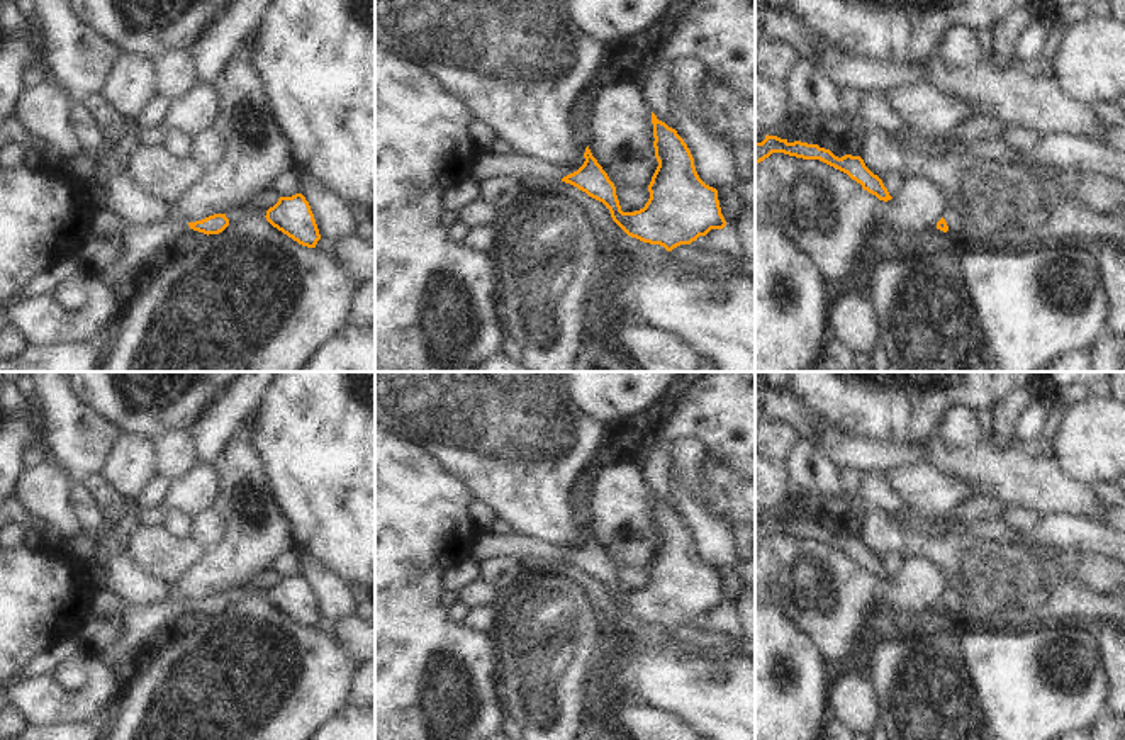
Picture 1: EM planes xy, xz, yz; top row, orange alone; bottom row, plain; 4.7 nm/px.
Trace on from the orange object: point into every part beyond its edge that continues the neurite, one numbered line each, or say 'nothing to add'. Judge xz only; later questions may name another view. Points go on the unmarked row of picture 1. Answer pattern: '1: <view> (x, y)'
1: xz (487, 545).

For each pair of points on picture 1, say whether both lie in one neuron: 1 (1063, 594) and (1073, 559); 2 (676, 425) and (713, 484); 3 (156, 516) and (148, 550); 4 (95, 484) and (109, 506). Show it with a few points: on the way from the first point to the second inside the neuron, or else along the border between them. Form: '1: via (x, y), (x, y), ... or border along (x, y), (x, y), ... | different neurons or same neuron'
1: border along (1039, 552), (1054, 552), (1066, 579), (1105, 594) | different neurons
2: border along (706, 454), (737, 474) | different neurons
3: border along (139, 525), (160, 526) | different neurons
4: via (97, 489), (107, 501) | same neuron

